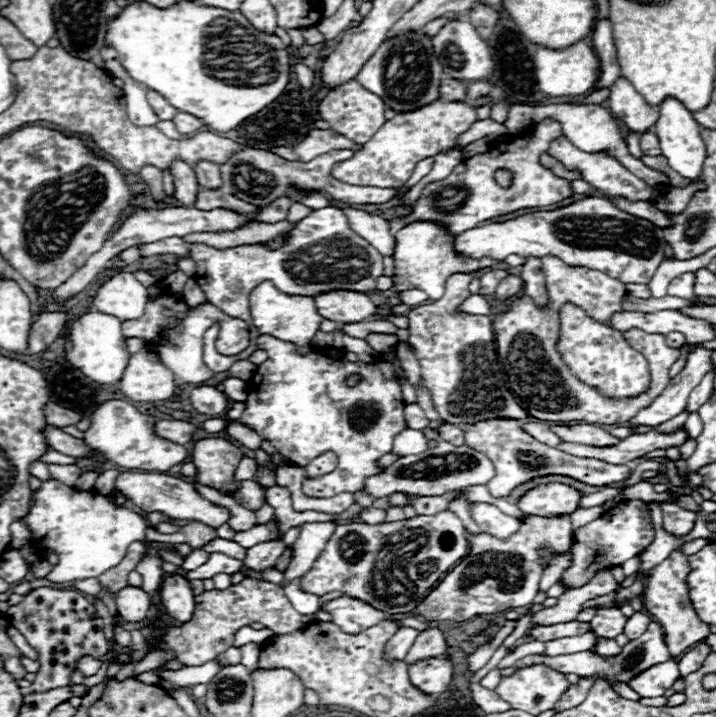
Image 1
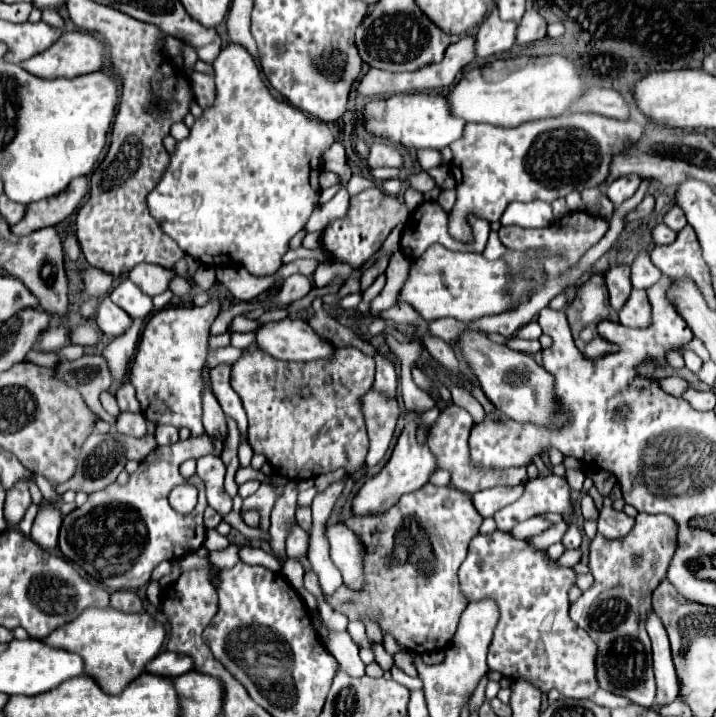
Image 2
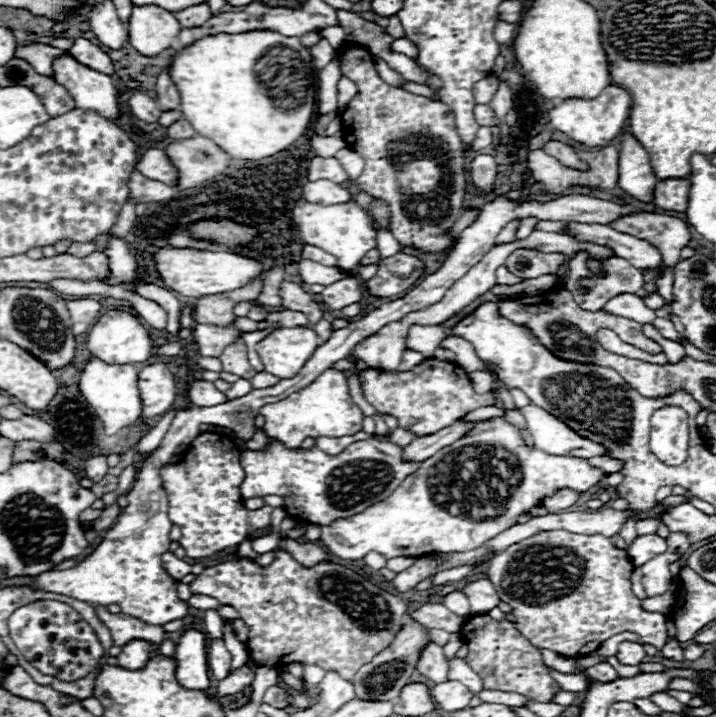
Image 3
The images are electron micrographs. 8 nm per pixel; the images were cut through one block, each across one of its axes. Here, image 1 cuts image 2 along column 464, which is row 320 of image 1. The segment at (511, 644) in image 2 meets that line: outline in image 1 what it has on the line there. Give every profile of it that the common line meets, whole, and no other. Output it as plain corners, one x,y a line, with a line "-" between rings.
564,304
560,308
560,338
556,350
576,378
608,398
634,398
650,388
648,360
638,350
630,348
618,330
596,322
580,306

